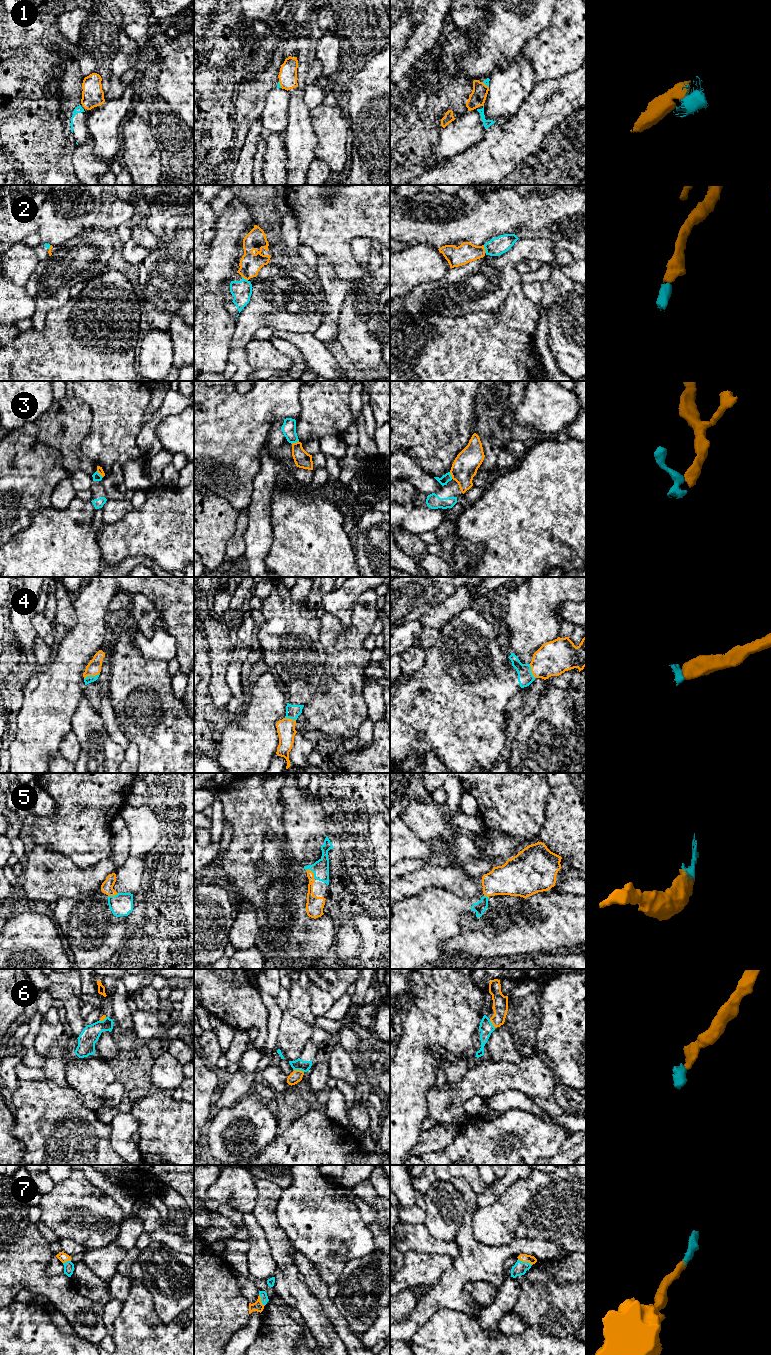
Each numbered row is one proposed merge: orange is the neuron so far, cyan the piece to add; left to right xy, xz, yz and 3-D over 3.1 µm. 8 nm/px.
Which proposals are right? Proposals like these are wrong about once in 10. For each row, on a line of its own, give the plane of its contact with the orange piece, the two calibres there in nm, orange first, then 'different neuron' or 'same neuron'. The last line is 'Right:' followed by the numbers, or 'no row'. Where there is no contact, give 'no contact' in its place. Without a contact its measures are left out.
1: yz | 130/50 nm | different neuron
2: yz | 160/140 nm | same neuron
3: xz | 140/110 nm | same neuron
4: xy | 120/60 nm | same neuron
5: xz | 120/140 nm | same neuron
6: xz | 100/90 nm | same neuron
7: yz | 70/110 nm | same neuron
Right: 2, 3, 4, 5, 6, 7

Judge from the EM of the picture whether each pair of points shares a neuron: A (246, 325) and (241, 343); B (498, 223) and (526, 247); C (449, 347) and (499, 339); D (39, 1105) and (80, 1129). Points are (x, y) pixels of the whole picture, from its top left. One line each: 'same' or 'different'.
A: same
B: different
C: same
D: same

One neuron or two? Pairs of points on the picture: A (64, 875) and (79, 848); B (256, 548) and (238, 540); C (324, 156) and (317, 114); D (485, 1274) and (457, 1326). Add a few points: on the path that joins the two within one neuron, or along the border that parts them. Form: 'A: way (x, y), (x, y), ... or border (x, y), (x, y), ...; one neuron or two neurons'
A: border (51, 850), (65, 855), (80, 867), (95, 864); two neurons
B: border (249, 520), (244, 533), (244, 554), (242, 556); two neurons
C: way (324, 146), (324, 124); one neuron
D: border (441, 1309), (460, 1310), (477, 1317); two neurons

